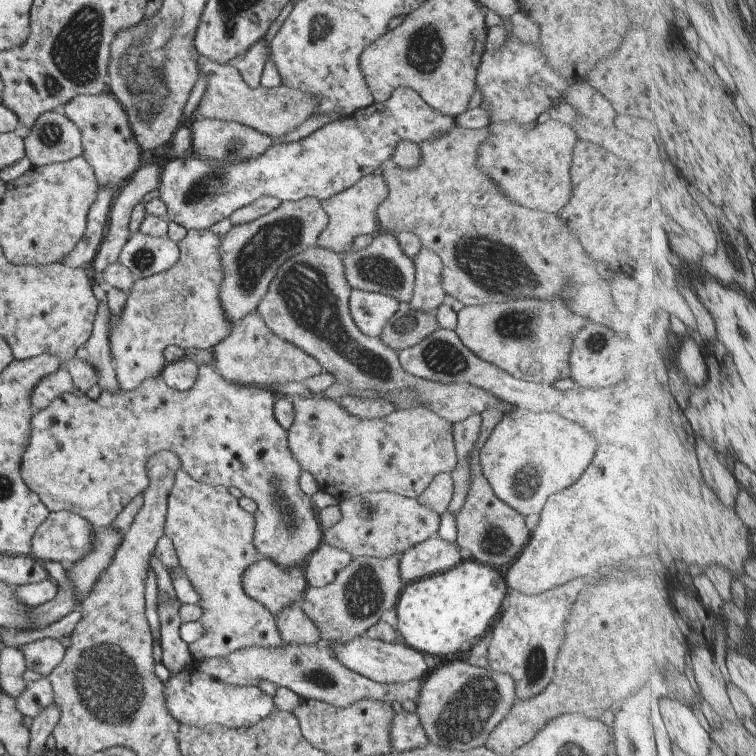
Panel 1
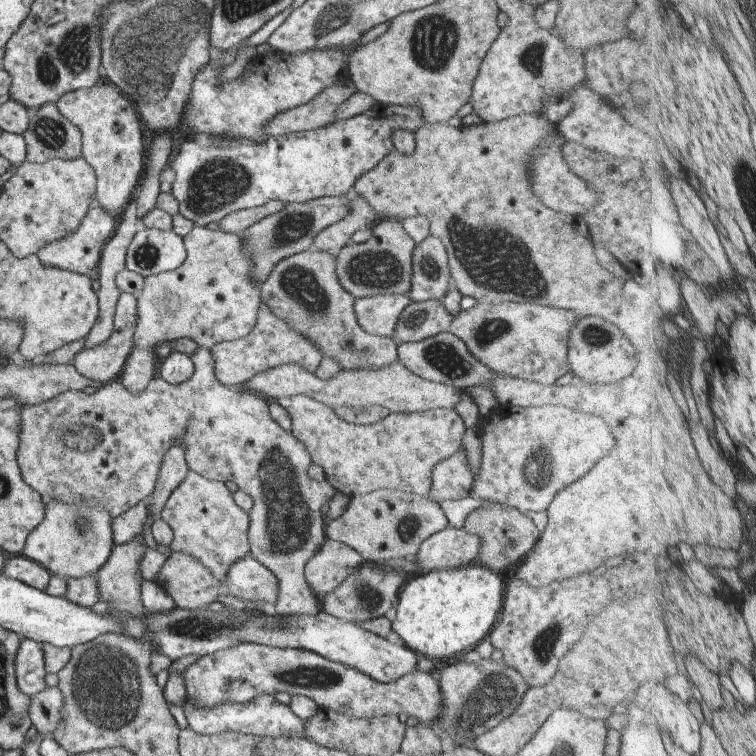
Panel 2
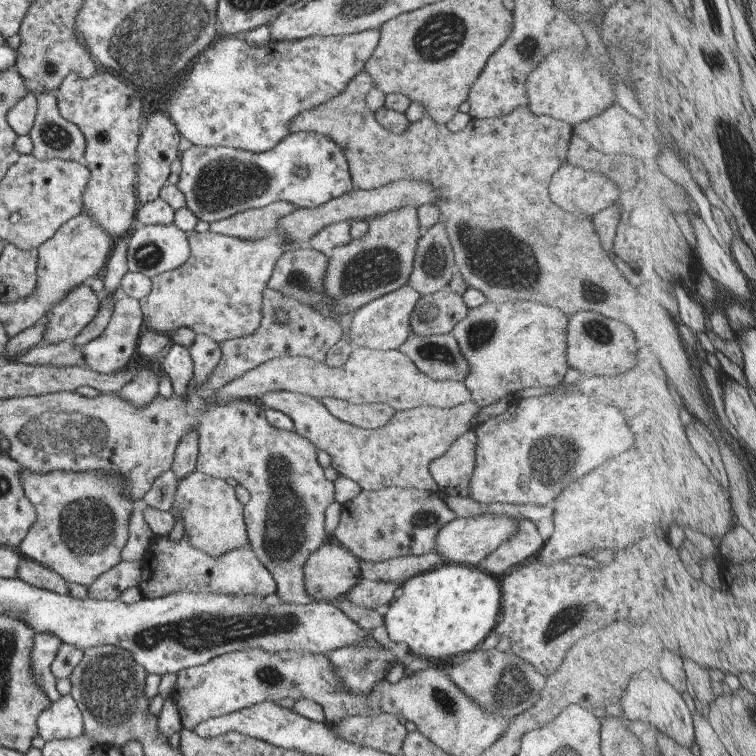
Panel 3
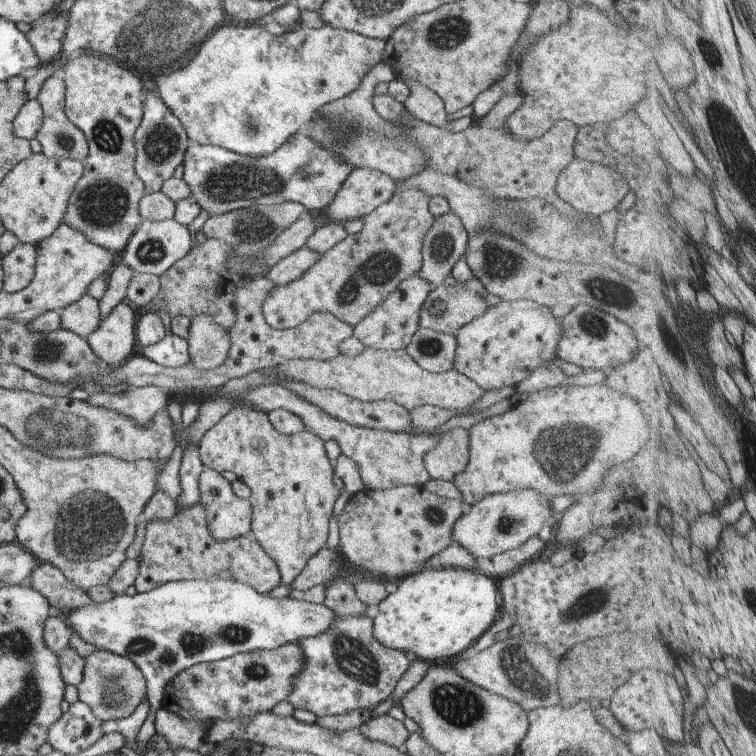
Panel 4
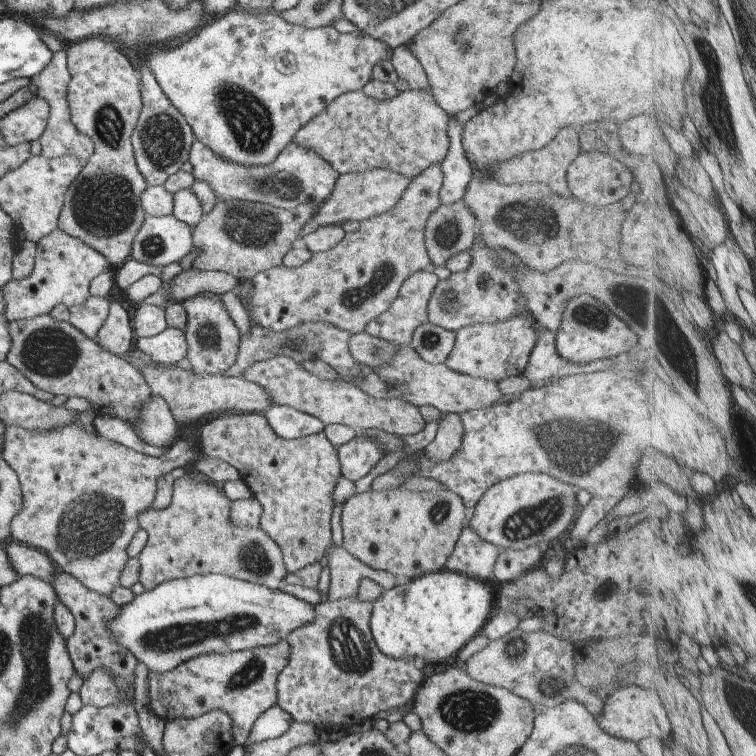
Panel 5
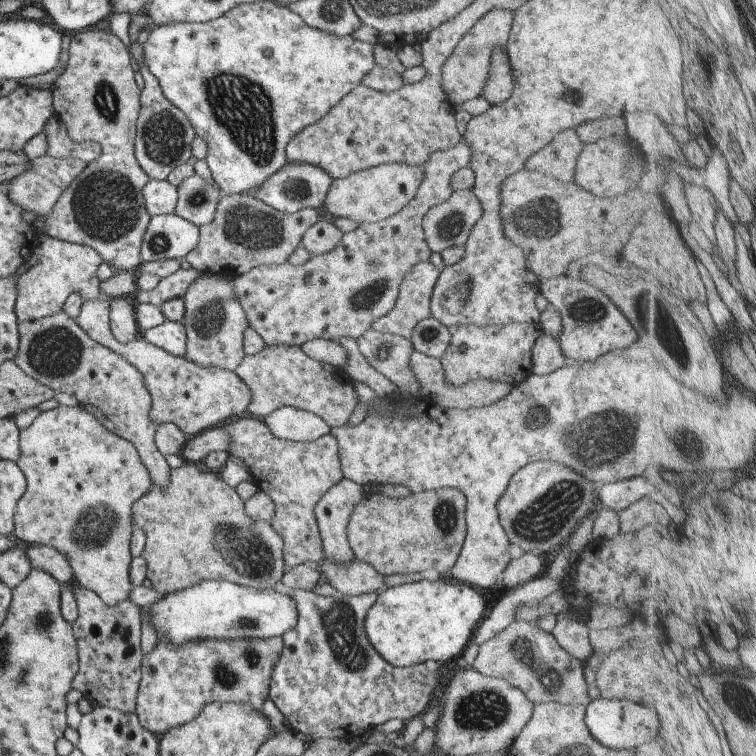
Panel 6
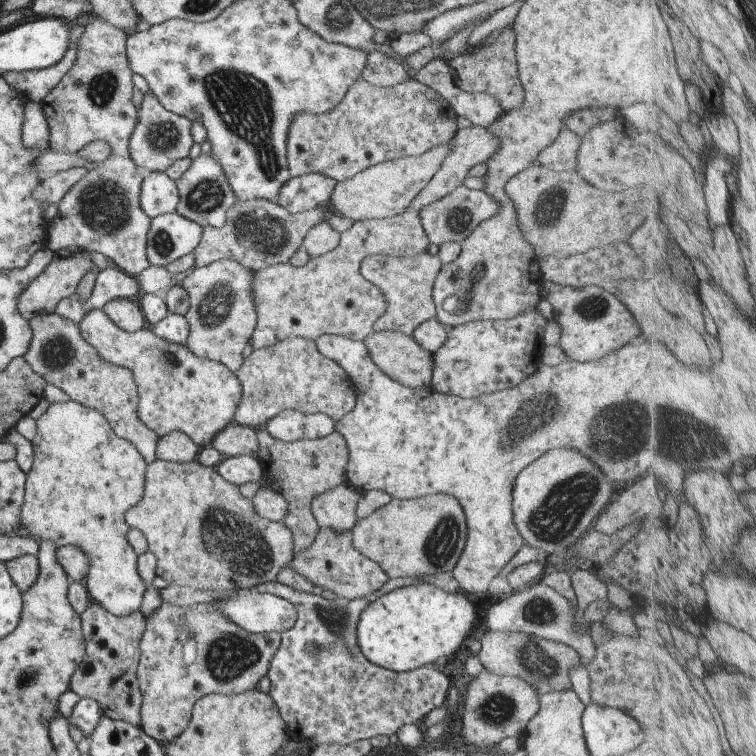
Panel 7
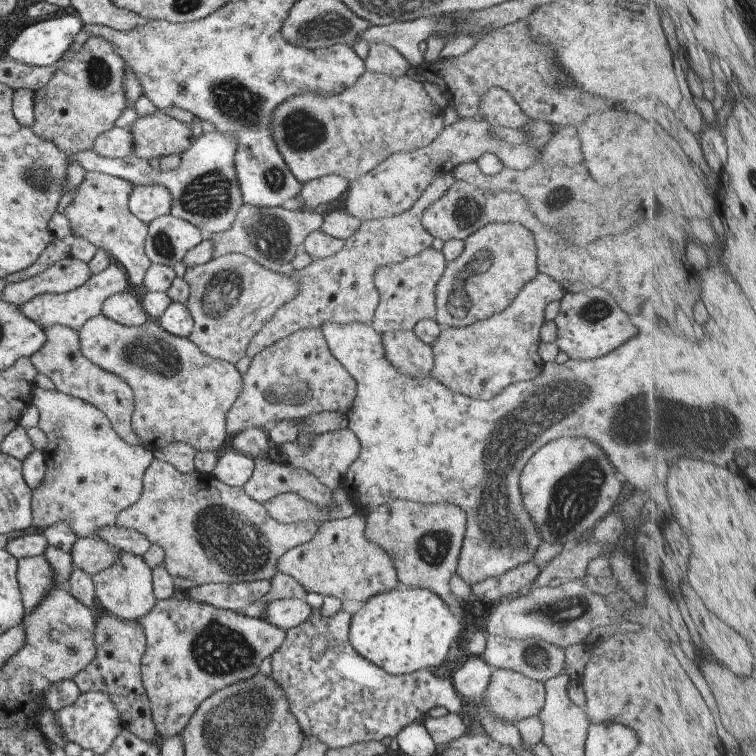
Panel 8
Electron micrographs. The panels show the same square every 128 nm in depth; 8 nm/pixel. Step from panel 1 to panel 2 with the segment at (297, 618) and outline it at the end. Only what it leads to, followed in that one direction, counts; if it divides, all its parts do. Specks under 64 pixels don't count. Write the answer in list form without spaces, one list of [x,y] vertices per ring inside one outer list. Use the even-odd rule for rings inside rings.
[[[197,348],[190,360],[193,374],[177,386],[164,383],[161,378],[151,378],[145,390],[130,394],[116,379],[105,383],[93,394],[66,391],[44,404],[21,407],[15,454],[21,479],[43,502],[57,500],[65,504],[99,506],[107,510],[109,518],[116,518],[148,498],[165,452],[172,446],[181,446],[189,471],[208,480],[233,482],[240,492],[251,498],[252,506],[247,512],[249,556],[267,568],[278,582],[275,614],[311,616],[319,609],[317,597],[306,584],[304,567],[326,539],[326,519],[321,506],[335,496],[335,488],[329,482],[315,482],[307,476],[311,458],[299,440],[271,420],[267,400],[251,391],[220,385],[214,376],[214,361],[209,349]]]

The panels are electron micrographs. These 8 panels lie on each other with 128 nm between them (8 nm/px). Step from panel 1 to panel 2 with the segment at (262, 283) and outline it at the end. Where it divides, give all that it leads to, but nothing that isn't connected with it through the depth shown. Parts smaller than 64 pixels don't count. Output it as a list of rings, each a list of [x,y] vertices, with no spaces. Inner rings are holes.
[[[351,194],[335,197],[317,198],[311,202],[305,203],[288,203],[283,208],[261,222],[249,226],[243,234],[240,235],[243,242],[243,254],[251,260],[251,270],[249,270],[249,280],[253,284],[260,286],[267,274],[273,270],[279,260],[288,258],[296,253],[301,253],[312,249],[314,237],[323,228],[339,222],[352,211]]]

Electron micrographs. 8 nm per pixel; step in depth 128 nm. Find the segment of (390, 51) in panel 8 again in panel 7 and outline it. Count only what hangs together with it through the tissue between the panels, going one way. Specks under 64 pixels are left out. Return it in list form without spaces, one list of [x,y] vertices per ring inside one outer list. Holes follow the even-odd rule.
[[[379,51],[368,53],[360,76],[369,84],[383,88],[393,87],[397,83],[409,80],[399,62]]]

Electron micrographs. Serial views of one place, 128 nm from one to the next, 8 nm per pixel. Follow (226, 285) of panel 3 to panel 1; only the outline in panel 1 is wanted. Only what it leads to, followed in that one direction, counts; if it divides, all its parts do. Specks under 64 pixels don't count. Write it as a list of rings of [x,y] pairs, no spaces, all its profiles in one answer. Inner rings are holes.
[[[189,229],[186,235],[176,243],[179,249],[177,262],[167,270],[155,273],[142,279],[135,278],[126,293],[123,308],[118,315],[111,318],[108,326],[109,352],[114,363],[114,375],[118,388],[122,391],[133,391],[145,379],[156,377],[162,371],[165,362],[161,356],[163,349],[175,345],[182,349],[205,350],[223,340],[233,326],[224,319],[219,304],[219,285],[222,279],[222,268],[218,255],[220,236],[209,230]]]

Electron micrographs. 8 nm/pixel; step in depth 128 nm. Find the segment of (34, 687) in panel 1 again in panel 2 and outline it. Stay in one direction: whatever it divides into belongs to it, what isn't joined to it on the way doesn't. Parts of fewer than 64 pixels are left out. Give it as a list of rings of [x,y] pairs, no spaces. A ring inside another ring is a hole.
[[[47,687],[29,697],[27,716],[39,735],[42,737],[50,735],[63,722],[59,714],[61,706],[63,706],[63,694],[56,687]]]

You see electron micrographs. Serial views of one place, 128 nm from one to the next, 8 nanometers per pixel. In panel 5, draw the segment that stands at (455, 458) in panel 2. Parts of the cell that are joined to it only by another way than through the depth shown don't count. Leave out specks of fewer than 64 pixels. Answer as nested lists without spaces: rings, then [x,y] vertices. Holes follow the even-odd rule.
[[[449,413],[437,420],[436,433],[423,449],[424,456],[432,463],[450,459],[460,448],[462,441],[462,424],[458,414]]]

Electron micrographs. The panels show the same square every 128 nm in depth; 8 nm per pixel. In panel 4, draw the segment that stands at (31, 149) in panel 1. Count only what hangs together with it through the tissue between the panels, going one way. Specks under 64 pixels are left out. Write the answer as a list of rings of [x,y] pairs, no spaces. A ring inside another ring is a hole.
[[[60,73],[52,74],[42,83],[36,99],[42,110],[42,123],[34,136],[40,144],[40,153],[47,158],[73,159],[83,162],[88,151],[88,144],[79,128],[72,125],[64,115],[64,84]]]

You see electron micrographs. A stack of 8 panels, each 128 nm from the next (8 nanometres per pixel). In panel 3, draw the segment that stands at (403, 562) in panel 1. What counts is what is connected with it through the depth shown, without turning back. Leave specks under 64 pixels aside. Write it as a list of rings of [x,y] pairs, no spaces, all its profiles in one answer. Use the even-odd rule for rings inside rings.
[[[483,514],[478,517],[467,517],[464,519],[453,519],[444,524],[434,538],[434,550],[442,561],[456,565],[477,566],[477,562],[493,552],[499,544],[516,531],[518,527],[518,516],[504,517],[494,514]]]

